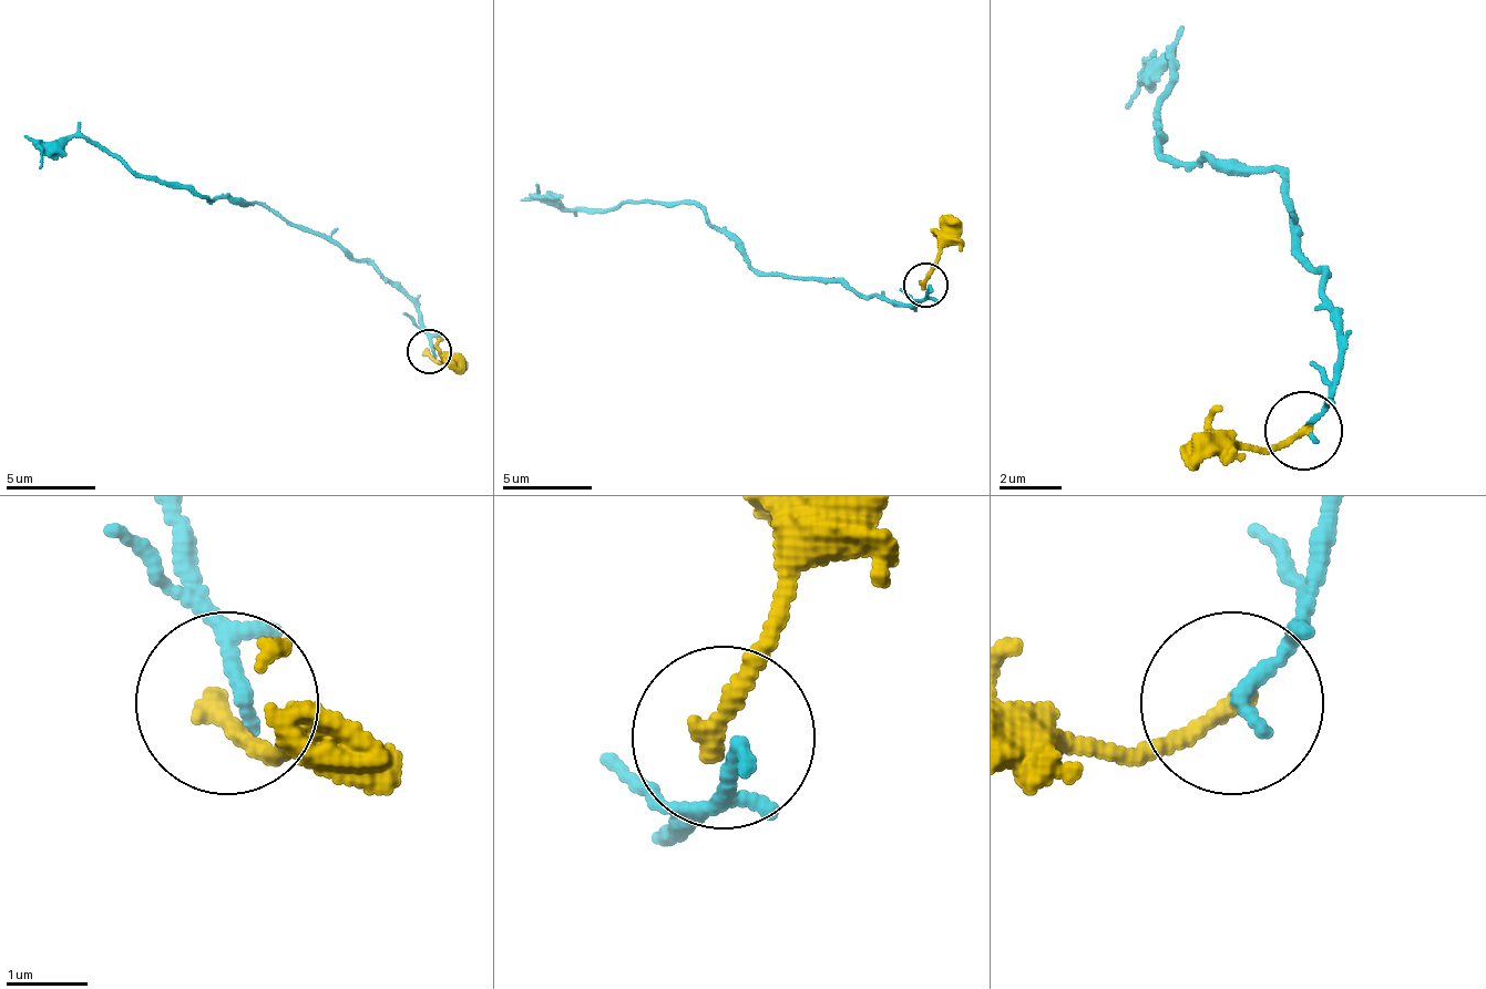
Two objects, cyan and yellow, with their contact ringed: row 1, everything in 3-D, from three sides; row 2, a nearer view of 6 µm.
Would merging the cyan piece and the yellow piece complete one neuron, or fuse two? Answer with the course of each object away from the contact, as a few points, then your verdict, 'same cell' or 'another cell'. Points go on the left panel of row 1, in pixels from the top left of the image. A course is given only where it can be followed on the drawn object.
course cyan (432, 350), (419, 310), (401, 292), (339, 248), (259, 203), (134, 176), (81, 136), (63, 136), (41, 167); course yellow (428, 350), (437, 359), (463, 372); another cell

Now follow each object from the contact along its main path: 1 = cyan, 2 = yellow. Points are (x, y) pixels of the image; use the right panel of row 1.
1: (1305, 428), (1336, 326), (1298, 248), (1290, 185), (1273, 170), (1164, 154), (1171, 52), (1125, 106)
2: (1305, 428), (1281, 443), (1227, 443), (1187, 467)

